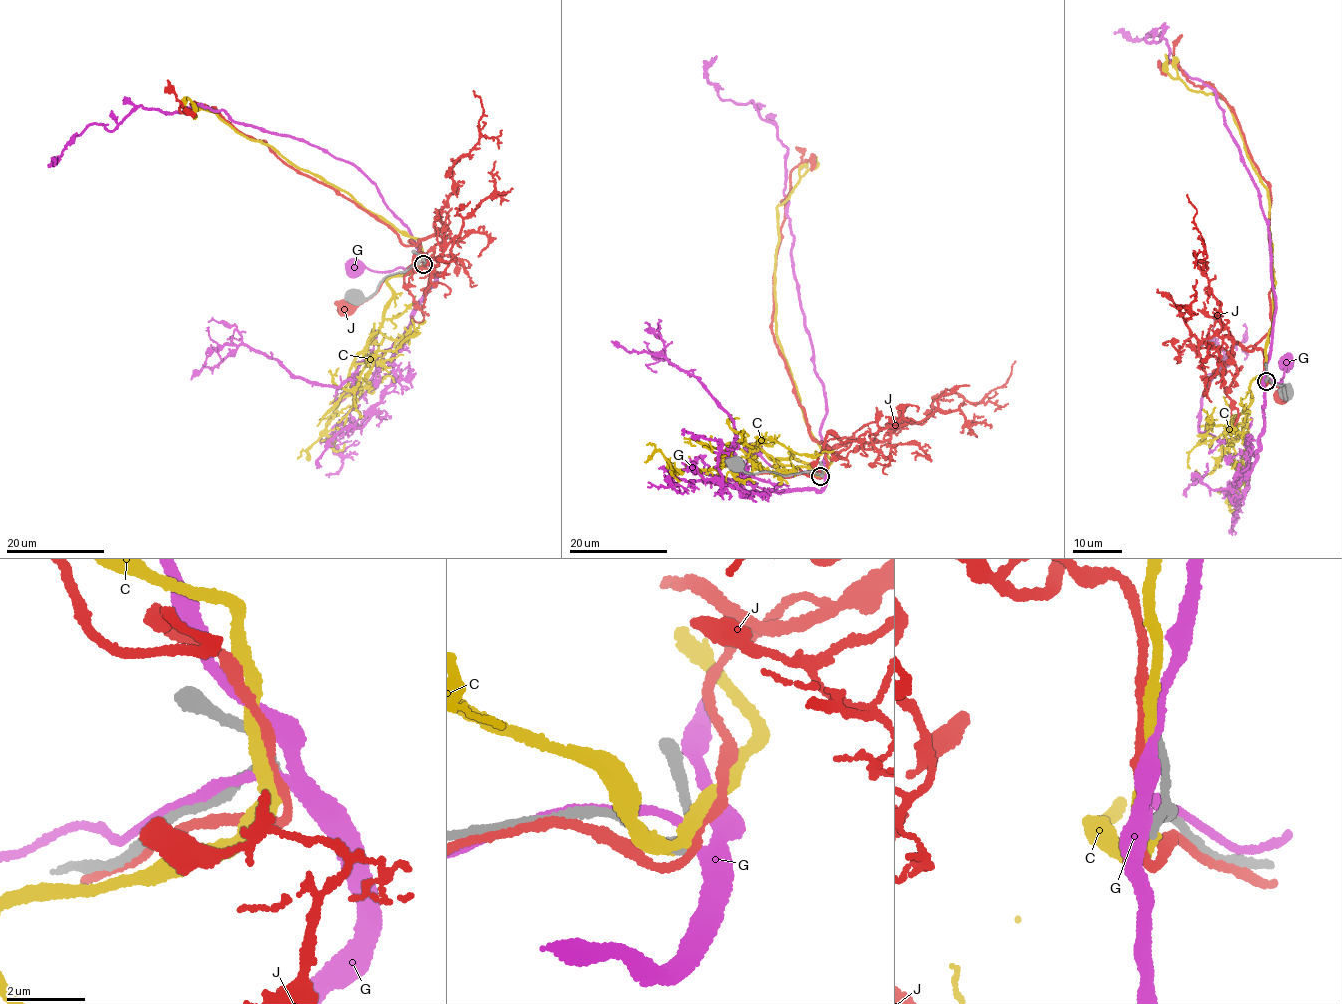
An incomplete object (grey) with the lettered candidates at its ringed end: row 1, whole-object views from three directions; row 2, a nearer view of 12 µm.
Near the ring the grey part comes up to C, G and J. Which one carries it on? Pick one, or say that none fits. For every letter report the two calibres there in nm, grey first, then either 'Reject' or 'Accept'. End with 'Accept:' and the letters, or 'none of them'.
C: Thickness 170 nm (grey) against 320 nm. Accept
G: Thickness 260 nm (grey) against 260 nm. Reject
J: Thickness 240 nm (grey) against 200 nm. Reject
Accept: C

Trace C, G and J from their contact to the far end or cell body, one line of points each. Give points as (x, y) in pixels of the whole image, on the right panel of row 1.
C: (1266, 381), (1275, 282), (1267, 191), (1252, 168), (1225, 101), (1193, 91), (1167, 74), (1165, 54)
G: (1265, 379), (1267, 376), (1279, 383), (1283, 381), (1285, 367), (1290, 363), (1287, 362)
J: (1264, 380), (1254, 351), (1273, 323), (1270, 193), (1229, 106), (1187, 81), (1174, 52), (1182, 35)

